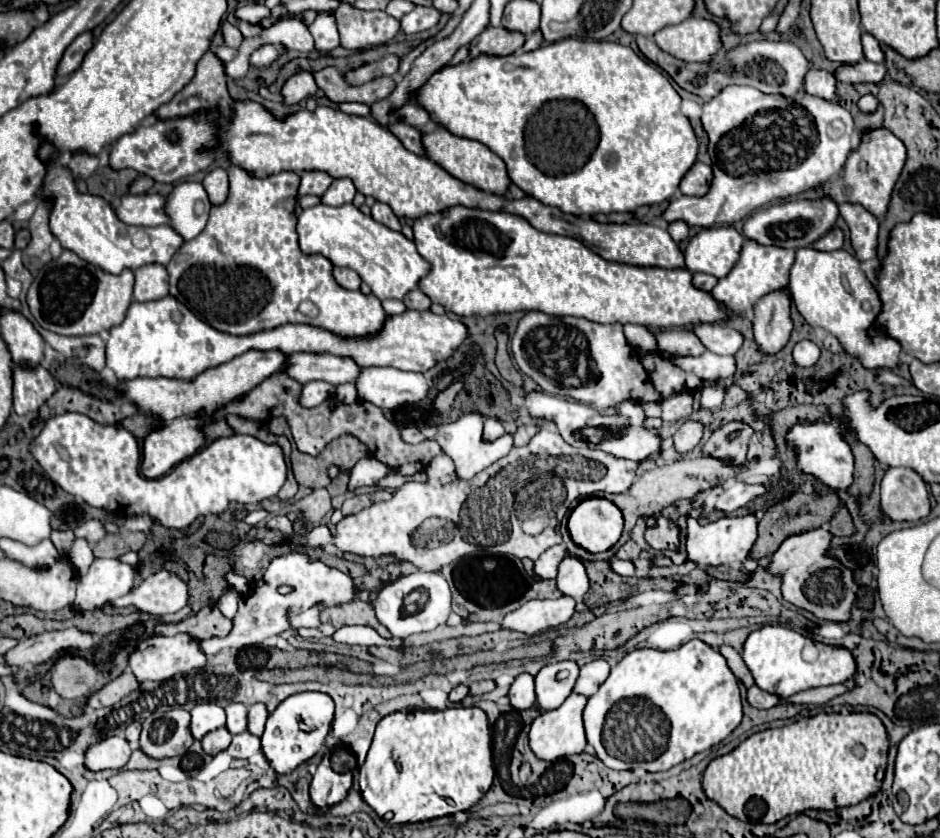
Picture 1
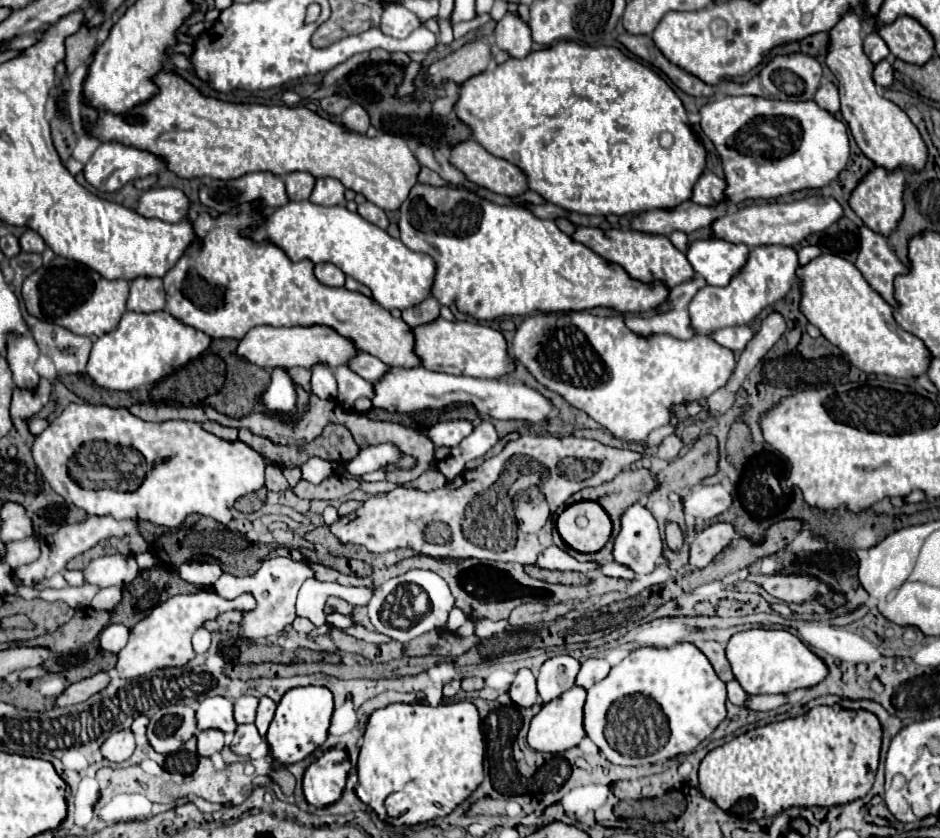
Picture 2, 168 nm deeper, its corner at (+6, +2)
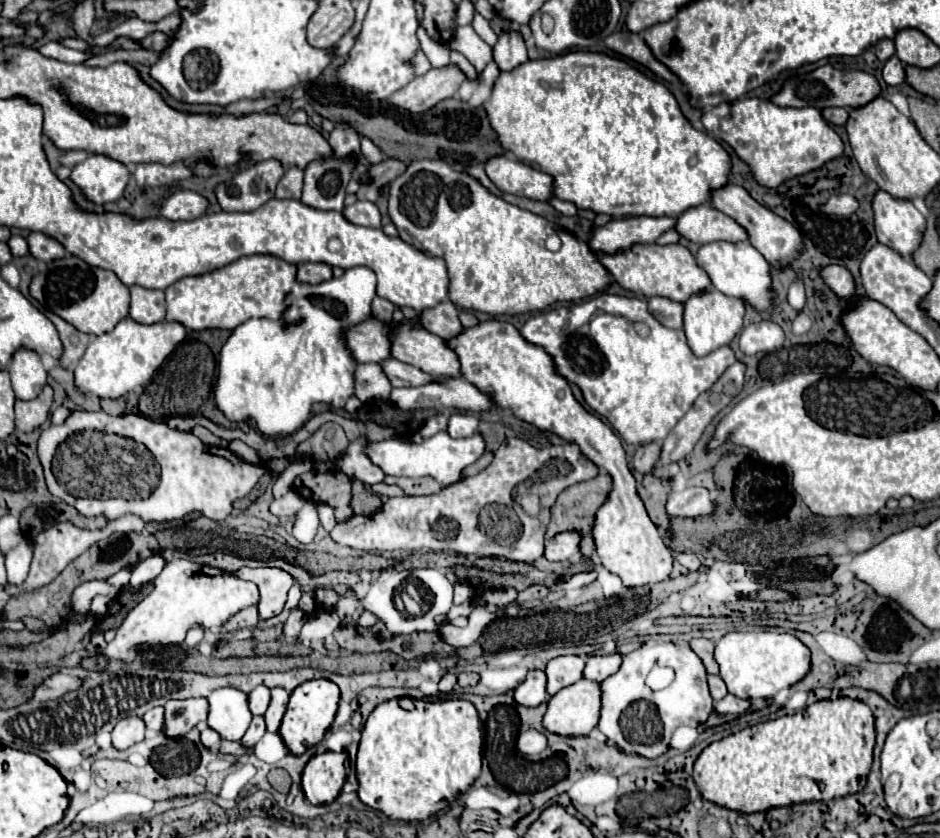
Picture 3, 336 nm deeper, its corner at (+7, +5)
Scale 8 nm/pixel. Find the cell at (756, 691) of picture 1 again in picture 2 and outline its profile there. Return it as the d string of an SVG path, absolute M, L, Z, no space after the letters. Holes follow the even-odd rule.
M734 679L734 681L728 681L726 683L726 689L728 689L728 701L732 701L734 705L740 705L740 707L744 707L746 705L746 701L748 701L748 693L742 689L742 685Z

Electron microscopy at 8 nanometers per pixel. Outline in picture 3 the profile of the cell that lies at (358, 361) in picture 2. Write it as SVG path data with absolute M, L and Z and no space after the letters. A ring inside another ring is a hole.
M391 358L391 362L381 362L383 370L387 370L387 376L391 378L393 386L423 386L429 382L435 382L437 378L433 378L431 374L409 366L405 362L399 362L395 358Z

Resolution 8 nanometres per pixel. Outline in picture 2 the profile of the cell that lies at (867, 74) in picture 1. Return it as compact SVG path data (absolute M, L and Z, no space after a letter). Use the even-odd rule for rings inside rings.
M888 59L874 65L874 83L878 87L884 87L884 89L890 87L890 83L892 83L892 65L890 65Z

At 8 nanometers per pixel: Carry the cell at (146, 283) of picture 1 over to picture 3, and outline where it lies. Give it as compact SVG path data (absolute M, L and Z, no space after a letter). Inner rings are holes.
M131 286L129 316L139 324L157 324L165 320L165 294L163 290L147 290Z

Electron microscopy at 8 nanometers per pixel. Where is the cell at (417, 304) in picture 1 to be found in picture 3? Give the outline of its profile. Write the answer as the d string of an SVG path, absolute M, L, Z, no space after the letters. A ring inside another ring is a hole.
M441 302L439 306L435 306L435 310L415 312L411 308L401 308L401 312L405 314L405 318L411 318L411 314L423 314L423 328L445 340L451 340L465 332L459 322L459 312L451 302Z

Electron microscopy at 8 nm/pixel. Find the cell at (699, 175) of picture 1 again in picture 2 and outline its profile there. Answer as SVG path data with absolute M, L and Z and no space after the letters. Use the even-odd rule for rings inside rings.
M704 171L692 187L692 201L698 205L716 205L724 193L724 179Z

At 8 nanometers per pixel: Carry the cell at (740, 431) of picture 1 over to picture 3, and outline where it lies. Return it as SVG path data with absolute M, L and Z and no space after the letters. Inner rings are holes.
M647 474L641 484L637 484L637 494L643 500L649 518L653 520L653 524L657 524L659 530L667 530L669 526L669 518L667 514L663 514L663 502L667 500L667 492L669 492L669 484L671 480L663 480L663 478L651 478L651 474Z

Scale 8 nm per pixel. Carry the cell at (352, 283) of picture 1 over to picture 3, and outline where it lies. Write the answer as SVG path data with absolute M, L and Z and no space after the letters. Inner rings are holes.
M303 262L297 264L297 280L307 282L307 284L319 284L331 278L331 266L327 264L313 264L313 262Z

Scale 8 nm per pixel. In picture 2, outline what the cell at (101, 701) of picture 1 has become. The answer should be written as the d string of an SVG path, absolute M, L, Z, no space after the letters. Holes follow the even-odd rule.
M96 673L88 679L82 679L78 683L72 683L58 699L56 699L56 705L58 707L68 707L68 705L78 705L78 703L84 703L88 701L92 695L100 693L102 689L106 689L110 683L110 677L108 673Z

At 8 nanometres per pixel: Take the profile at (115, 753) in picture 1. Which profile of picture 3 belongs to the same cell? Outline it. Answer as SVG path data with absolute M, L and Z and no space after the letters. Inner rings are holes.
M141 716L121 718L113 728L111 736L113 736L113 746L119 750L125 750L145 738L145 722Z

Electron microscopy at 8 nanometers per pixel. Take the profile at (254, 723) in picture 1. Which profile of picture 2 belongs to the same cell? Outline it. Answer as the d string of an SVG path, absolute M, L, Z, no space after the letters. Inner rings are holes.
M260 697L254 725L256 725L256 729L258 729L258 733L260 733L262 737L264 737L270 721L272 721L272 717L274 717L274 711L276 711L276 703L274 703L272 699L268 699L268 697Z

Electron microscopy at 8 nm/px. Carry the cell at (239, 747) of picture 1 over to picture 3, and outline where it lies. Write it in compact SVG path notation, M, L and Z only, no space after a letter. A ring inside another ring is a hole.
M255 716L253 722L251 722L251 726L249 726L249 730L247 730L247 734L243 736L241 744L251 748L251 746L255 746L255 744L263 738L265 732L267 732L267 730L265 730L265 720L263 720L263 716Z

